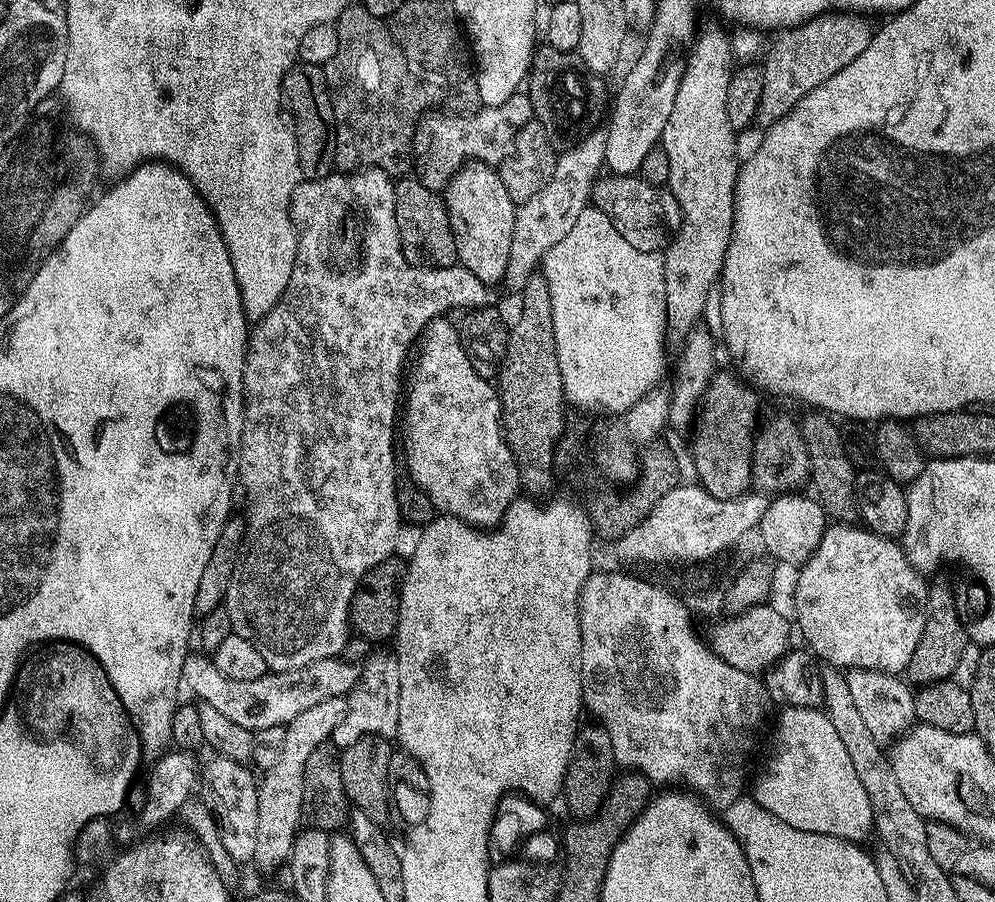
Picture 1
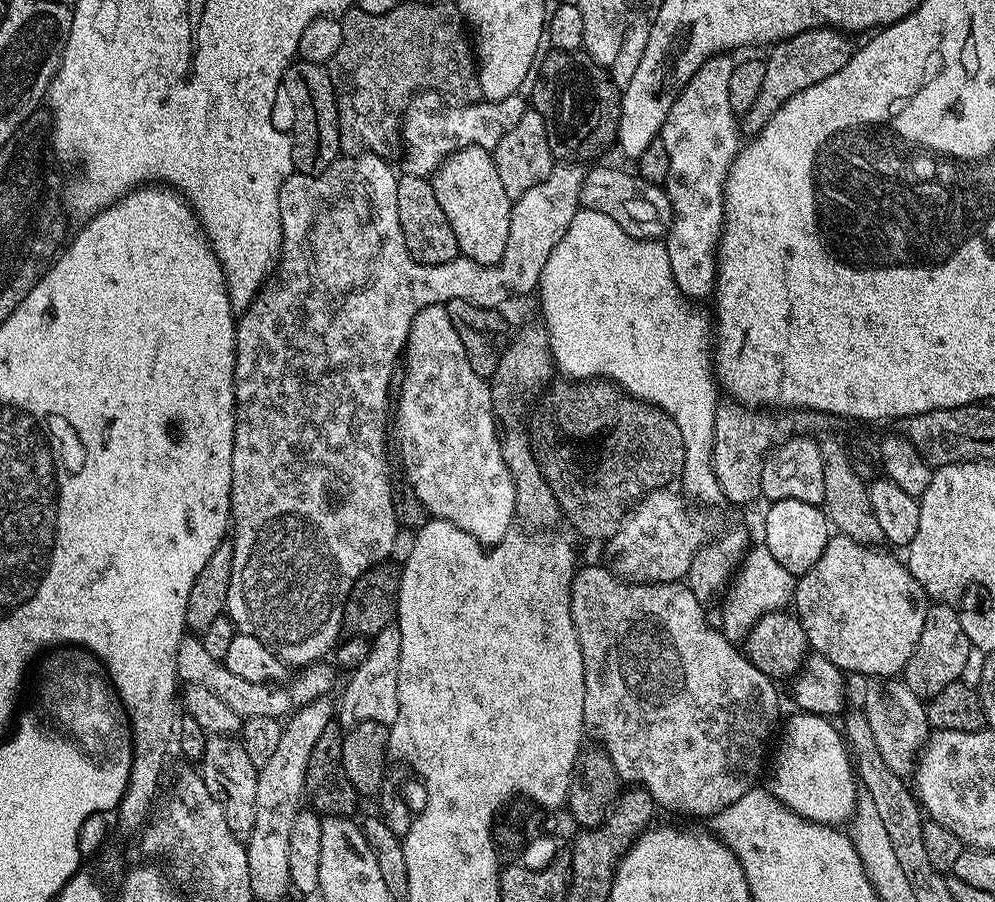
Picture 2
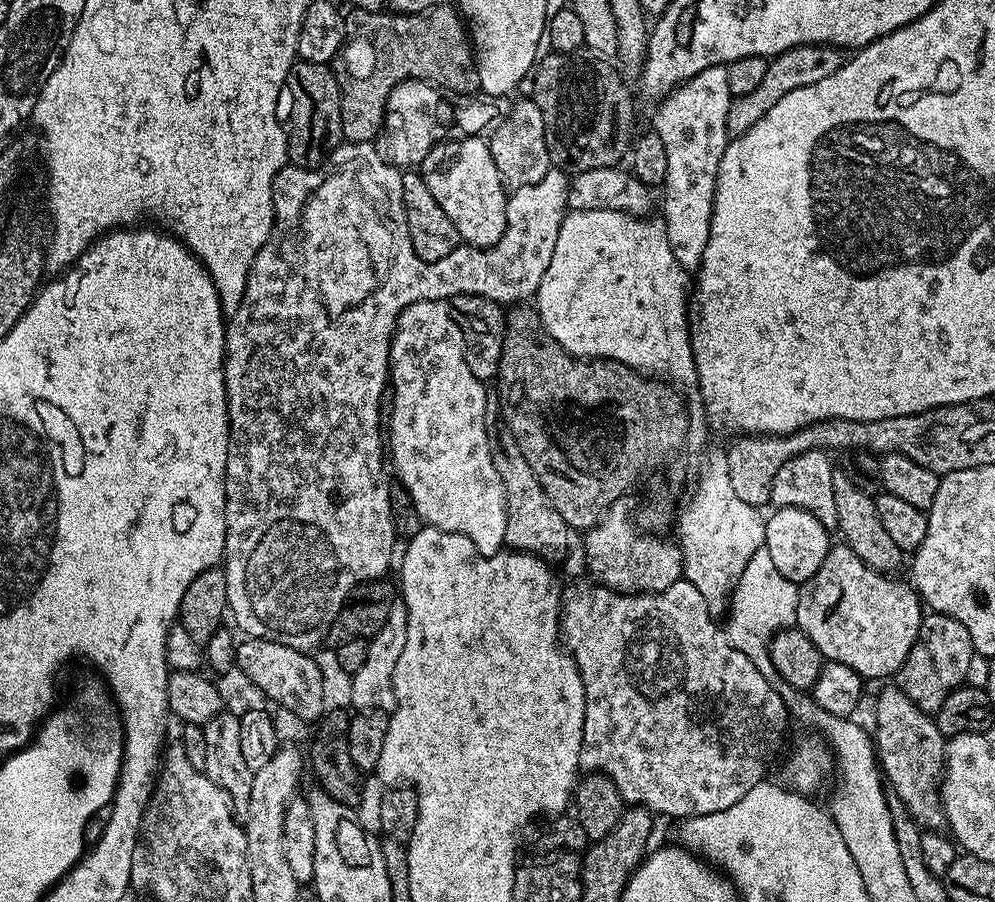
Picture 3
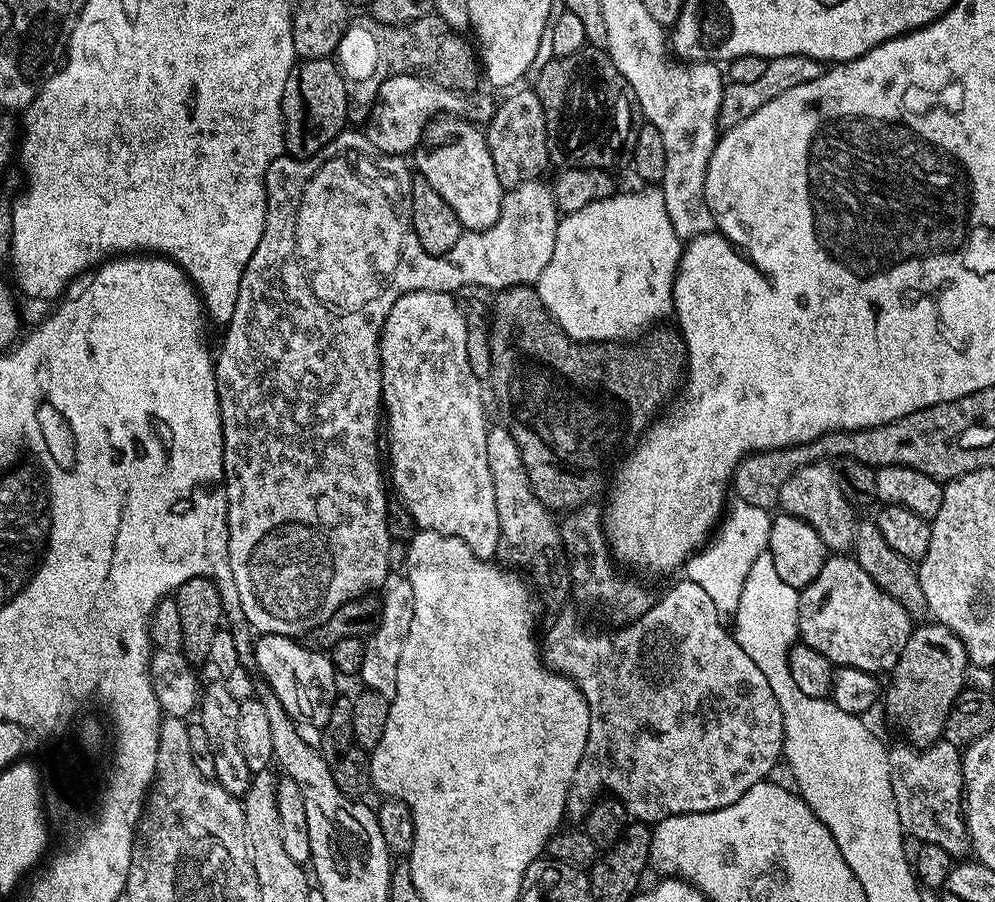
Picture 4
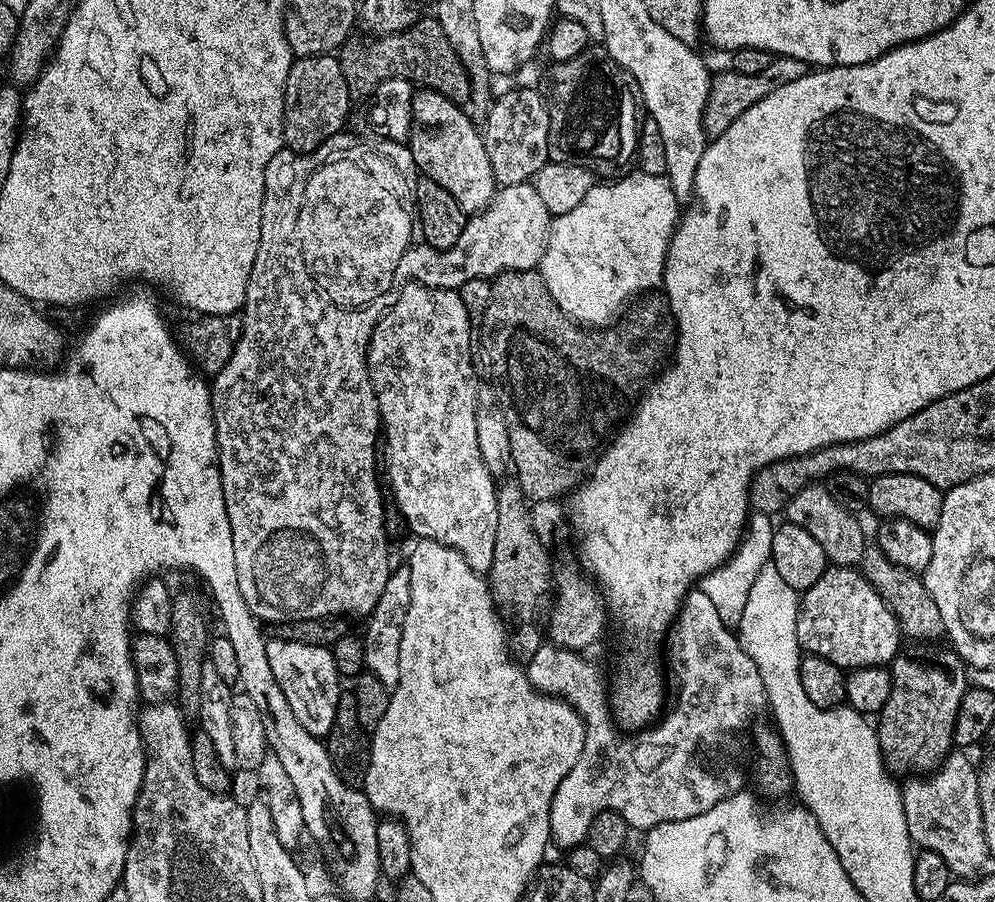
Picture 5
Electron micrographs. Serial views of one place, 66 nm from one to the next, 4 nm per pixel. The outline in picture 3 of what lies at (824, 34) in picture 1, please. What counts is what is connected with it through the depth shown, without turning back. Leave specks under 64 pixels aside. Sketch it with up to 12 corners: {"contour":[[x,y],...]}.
{"contour":[[802,44],[771,57],[762,86],[741,96],[729,129],[754,127],[790,90],[841,68],[839,47]]}

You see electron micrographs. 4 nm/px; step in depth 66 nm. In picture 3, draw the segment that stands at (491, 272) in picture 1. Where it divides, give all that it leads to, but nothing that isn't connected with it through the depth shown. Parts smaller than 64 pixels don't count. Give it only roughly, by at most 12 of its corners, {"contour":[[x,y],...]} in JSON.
{"contour":[[479,135],[434,145],[418,171],[465,245],[506,230],[509,193]]}

